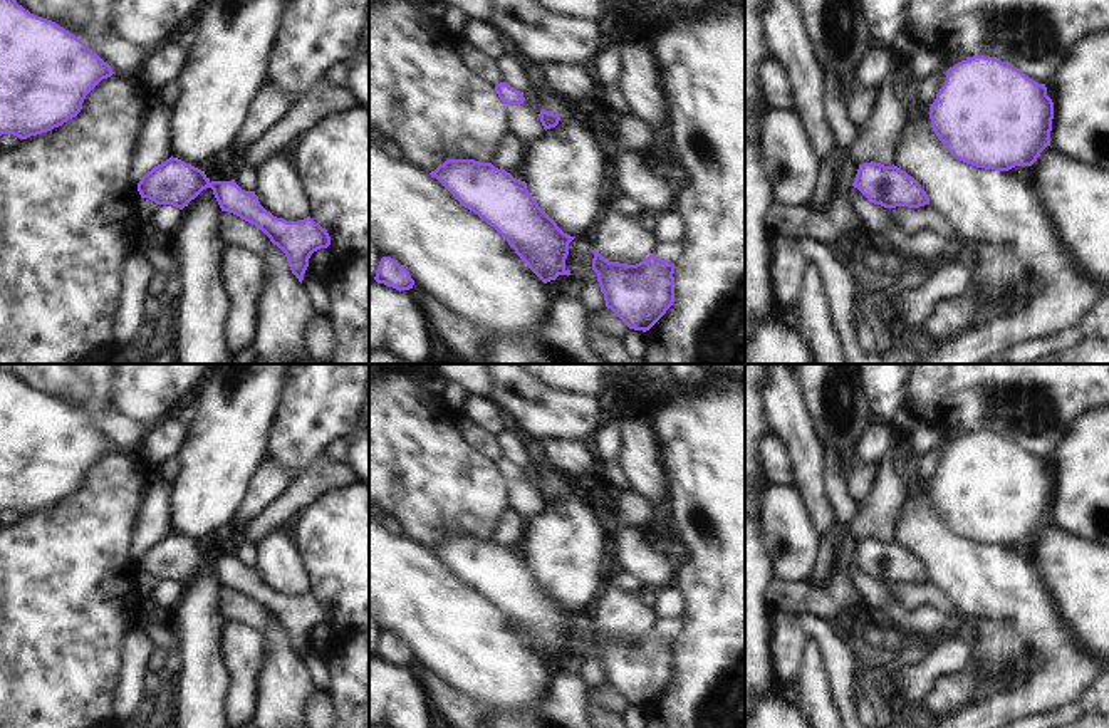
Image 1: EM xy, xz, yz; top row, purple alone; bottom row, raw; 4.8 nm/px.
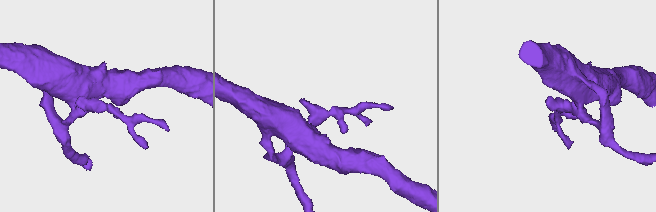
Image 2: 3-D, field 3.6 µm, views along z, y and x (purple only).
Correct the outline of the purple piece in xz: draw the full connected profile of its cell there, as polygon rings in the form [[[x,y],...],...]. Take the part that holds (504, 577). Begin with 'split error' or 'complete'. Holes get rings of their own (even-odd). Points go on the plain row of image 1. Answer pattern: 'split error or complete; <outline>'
complete; [[[446,535],[430,550],[505,612],[544,659],[570,651],[565,634],[575,612],[564,609],[539,582],[525,557],[475,535]]]

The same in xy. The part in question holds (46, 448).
complete; [[[0,367],[0,512],[27,515],[62,502],[81,488],[86,471],[112,450],[111,441],[74,409]]]

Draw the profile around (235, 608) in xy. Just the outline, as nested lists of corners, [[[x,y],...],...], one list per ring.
[[[221,587],[218,604],[225,622],[243,624],[257,632],[272,619],[255,601],[228,587]]]

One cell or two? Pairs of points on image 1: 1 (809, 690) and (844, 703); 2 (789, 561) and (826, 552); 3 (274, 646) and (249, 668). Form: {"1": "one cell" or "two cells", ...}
{"1": "two cells", "2": "two cells", "3": "two cells"}

